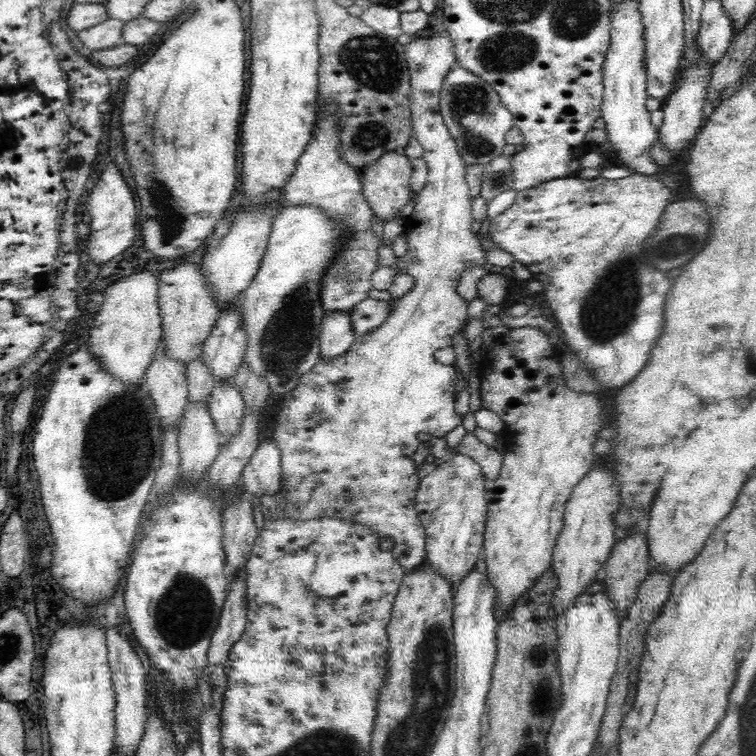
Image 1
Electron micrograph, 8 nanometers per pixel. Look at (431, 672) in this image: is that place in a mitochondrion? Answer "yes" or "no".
yes

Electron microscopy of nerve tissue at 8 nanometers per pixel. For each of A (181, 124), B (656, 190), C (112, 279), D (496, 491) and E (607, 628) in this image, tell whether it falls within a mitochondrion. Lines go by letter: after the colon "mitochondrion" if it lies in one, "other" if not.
A: other
B: other
C: other
D: other
E: other

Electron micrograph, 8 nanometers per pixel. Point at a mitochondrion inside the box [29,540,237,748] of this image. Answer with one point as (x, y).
(185, 616)

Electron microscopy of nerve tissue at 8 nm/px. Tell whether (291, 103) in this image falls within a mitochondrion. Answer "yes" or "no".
no

